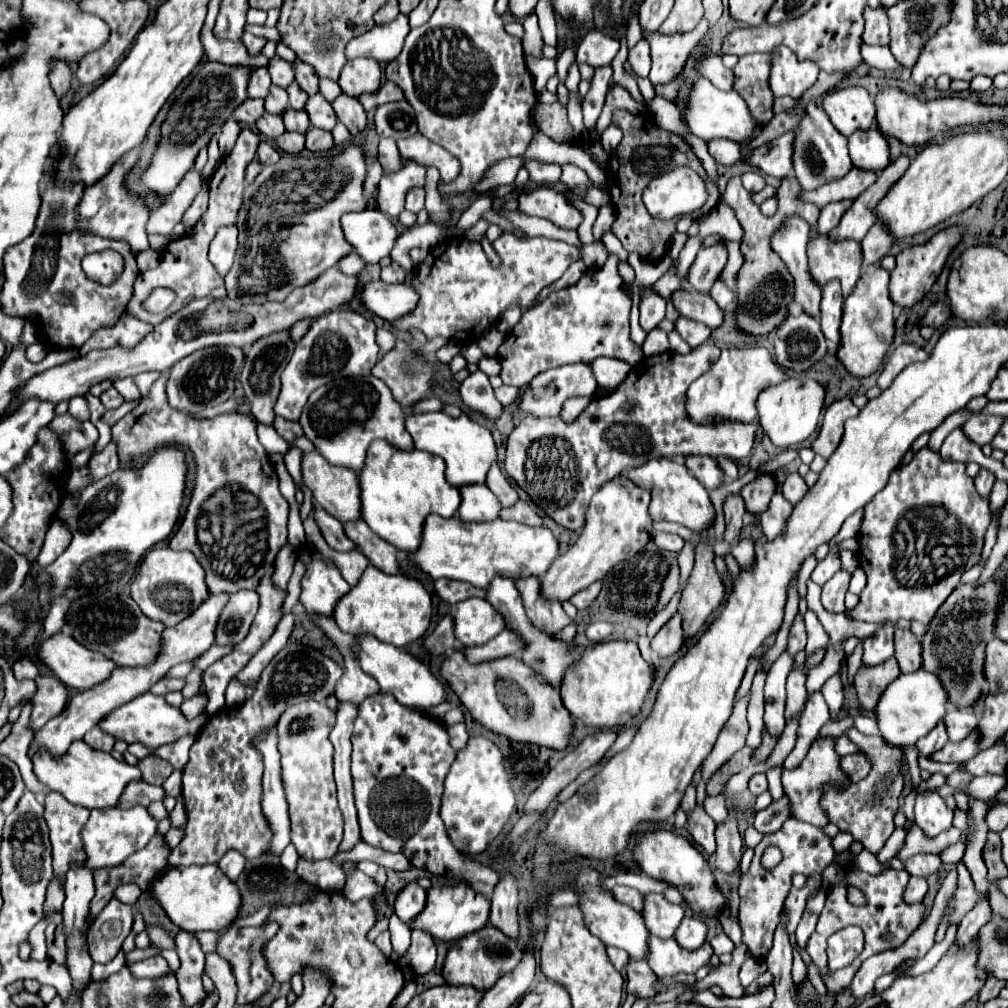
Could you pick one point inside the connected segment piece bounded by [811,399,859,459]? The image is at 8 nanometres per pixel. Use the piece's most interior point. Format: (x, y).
(836, 415)

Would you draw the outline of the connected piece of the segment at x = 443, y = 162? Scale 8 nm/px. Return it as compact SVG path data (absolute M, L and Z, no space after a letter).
M415 133L411 139L399 143L399 151L405 159L413 159L415 163L421 163L425 167L437 167L443 183L455 181L459 173L459 161L443 151L443 147L427 141L421 133Z

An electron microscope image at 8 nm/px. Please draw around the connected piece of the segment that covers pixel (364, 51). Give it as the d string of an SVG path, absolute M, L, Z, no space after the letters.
M399 15L397 19L383 25L375 25L365 35L349 41L347 59L373 57L379 63L389 63L401 53L407 33L409 33L409 21L405 15Z

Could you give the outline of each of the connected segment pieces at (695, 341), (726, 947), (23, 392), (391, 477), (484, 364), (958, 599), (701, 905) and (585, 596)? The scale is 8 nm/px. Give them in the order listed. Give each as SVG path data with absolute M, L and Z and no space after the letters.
M679 317L675 321L675 327L681 333L681 337L689 343L691 349L695 349L701 343L705 343L709 339L709 335L711 335L711 329L707 325L697 323L697 321L691 321L691 319L685 319L685 317Z
M719 933L710 940L710 945L714 954L720 956L725 953L731 953L735 946L733 942L723 933Z
M331 267L313 283L295 289L283 303L273 301L263 305L243 305L227 297L225 299L211 299L211 297L193 299L193 303L187 303L181 311L169 315L163 323L155 325L153 333L149 333L141 343L137 343L137 347L131 347L131 349L115 347L105 351L91 351L85 357L77 357L65 365L43 371L35 375L33 379L29 379L27 385L19 389L19 399L27 401L31 397L37 397L41 401L61 403L61 401L69 401L71 397L85 395L89 387L103 381L113 383L117 379L125 379L127 375L135 377L137 373L151 371L151 369L167 371L173 367L173 363L205 347L213 347L213 345L245 347L265 335L285 331L297 321L317 319L333 311L335 307L349 303L357 291L359 291L359 277L345 275L339 271L339 267Z
M377 439L369 445L365 467L359 473L359 489L361 519L373 533L405 553L417 551L427 513L451 517L461 503L459 489L445 481L445 463L441 457L417 449L401 451L383 439Z
M483 357L483 359L479 361L479 369L481 369L483 373L487 373L489 377L501 373L501 365L497 363L497 359L489 359L489 357Z
M995 577L981 587L963 585L949 595L933 621L927 625L923 641L923 667L941 679L949 693L949 703L957 707L971 707L987 685L983 677L983 659L985 645L993 639L993 609L999 605L999 591L1001 585L995 581Z
M657 829L657 831L639 831L635 837L635 847L633 847L633 863L649 877L667 881L669 885L677 887L687 905L695 915L709 917L709 915L719 915L719 907L723 905L723 895L715 889L715 877L705 861L705 857L681 835L675 835L667 829Z
M597 581L597 583L589 585L585 591L579 591L577 595L573 595L571 603L573 603L579 611L589 609L589 607L593 605L593 601L597 599L597 595L599 595L599 593L601 593L601 581Z

